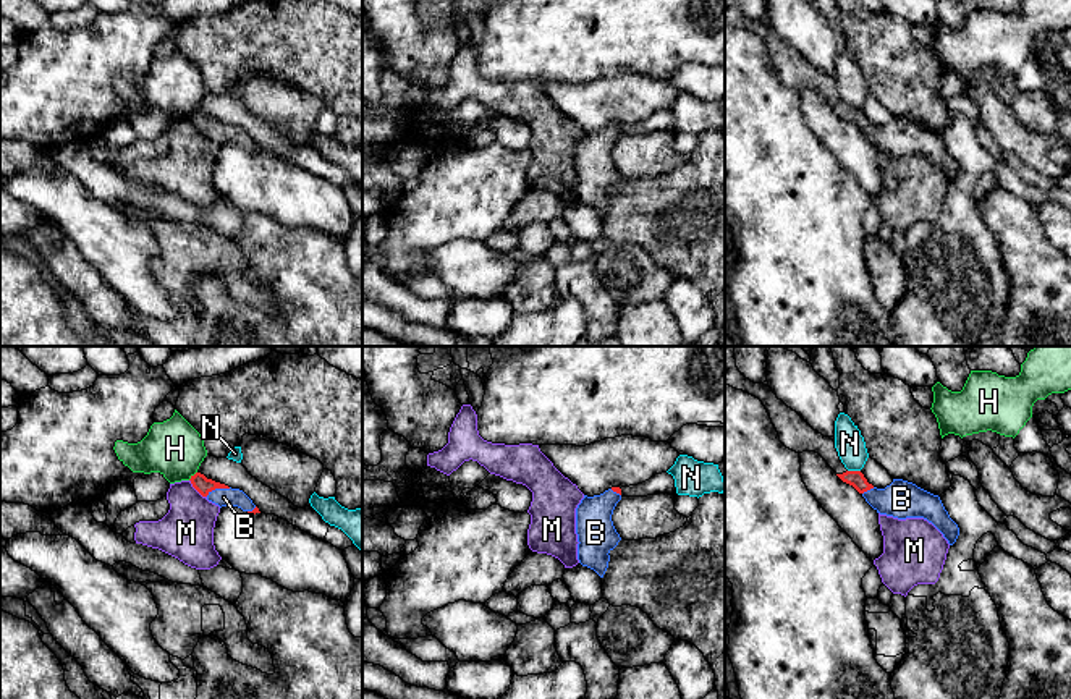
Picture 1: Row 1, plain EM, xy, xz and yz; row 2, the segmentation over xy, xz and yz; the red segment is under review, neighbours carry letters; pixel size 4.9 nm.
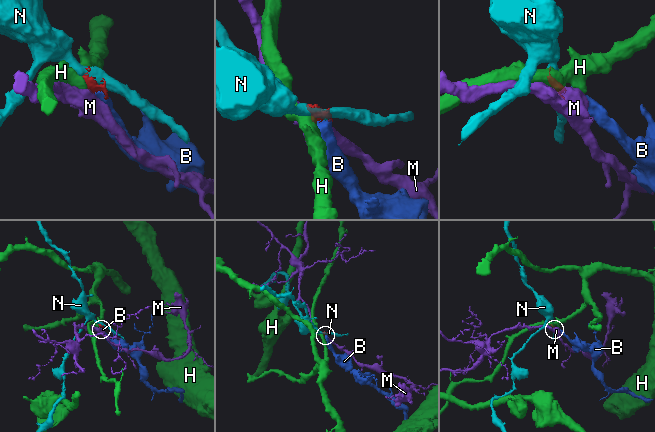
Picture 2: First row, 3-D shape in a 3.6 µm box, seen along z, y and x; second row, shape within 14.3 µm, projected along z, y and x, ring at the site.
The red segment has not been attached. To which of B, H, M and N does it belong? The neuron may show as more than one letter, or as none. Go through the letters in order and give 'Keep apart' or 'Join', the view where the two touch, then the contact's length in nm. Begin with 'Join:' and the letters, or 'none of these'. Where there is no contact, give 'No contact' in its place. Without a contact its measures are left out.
Join: B
B: Join. Touches red in xy. Shared border 130 nm
H: Keep apart. Touches red in xy. Shared border 60 nm
M: Keep apart. Touches red in xy. Shared border 130 nm
N: Keep apart. Touches red in yz. Shared border 60 nm

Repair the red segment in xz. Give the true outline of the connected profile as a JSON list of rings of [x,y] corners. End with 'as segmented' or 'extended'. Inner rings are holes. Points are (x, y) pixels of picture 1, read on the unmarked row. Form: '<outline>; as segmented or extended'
[[[612,125],[600,133],[584,133],[576,146],[578,197],[600,215],[608,205],[608,191],[621,178],[612,159],[620,138],[621,126]]]; extended

